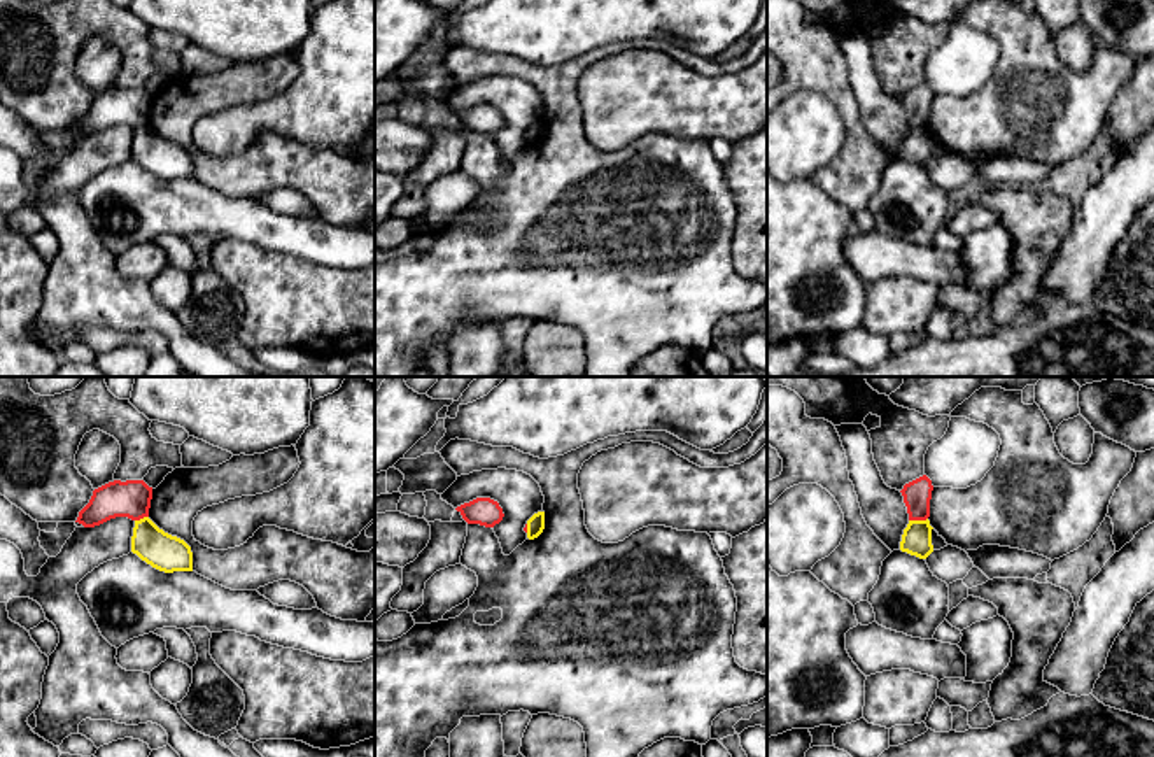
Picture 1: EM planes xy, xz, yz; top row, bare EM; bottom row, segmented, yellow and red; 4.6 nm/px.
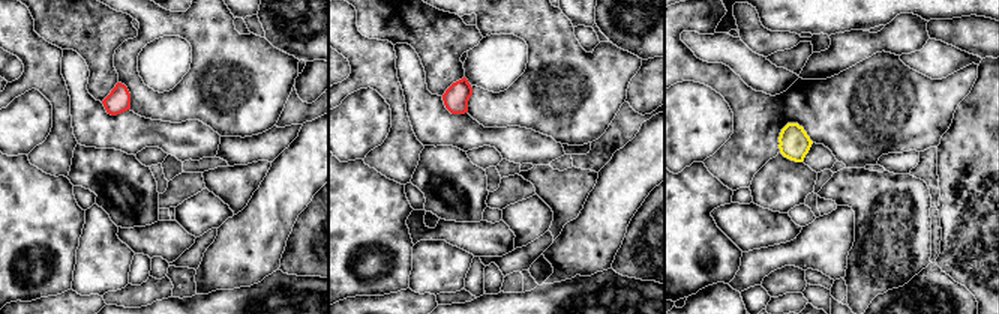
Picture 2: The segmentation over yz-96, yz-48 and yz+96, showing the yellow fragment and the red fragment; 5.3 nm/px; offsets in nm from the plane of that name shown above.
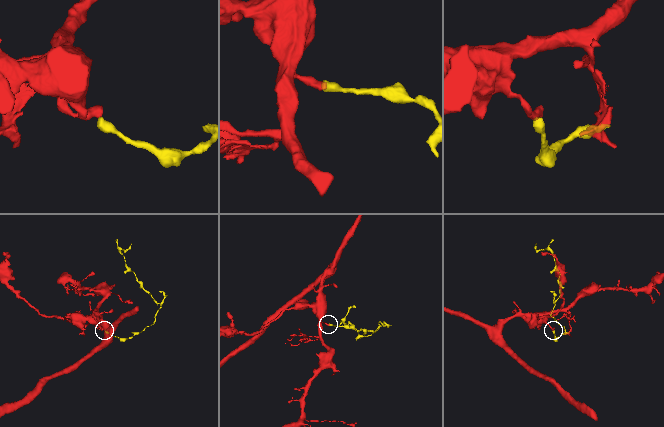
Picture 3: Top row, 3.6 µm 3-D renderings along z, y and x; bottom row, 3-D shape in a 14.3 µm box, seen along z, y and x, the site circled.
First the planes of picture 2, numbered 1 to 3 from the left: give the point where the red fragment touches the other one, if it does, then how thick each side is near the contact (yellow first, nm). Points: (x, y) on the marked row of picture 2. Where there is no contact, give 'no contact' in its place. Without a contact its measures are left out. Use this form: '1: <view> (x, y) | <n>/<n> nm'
1: no contact
2: no contact
3: no contact

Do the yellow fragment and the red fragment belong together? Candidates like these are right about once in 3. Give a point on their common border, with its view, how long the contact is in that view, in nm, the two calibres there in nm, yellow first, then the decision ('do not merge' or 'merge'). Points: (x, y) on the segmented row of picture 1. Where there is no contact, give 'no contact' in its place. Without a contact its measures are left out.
contact yz (918, 521); length 90 nm; calibres 140 and 130 nm; do not merge

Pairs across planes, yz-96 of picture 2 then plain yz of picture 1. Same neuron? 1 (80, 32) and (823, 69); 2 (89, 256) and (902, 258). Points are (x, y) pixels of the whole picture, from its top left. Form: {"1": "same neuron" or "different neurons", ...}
{"1": "different neurons", "2": "different neurons"}

